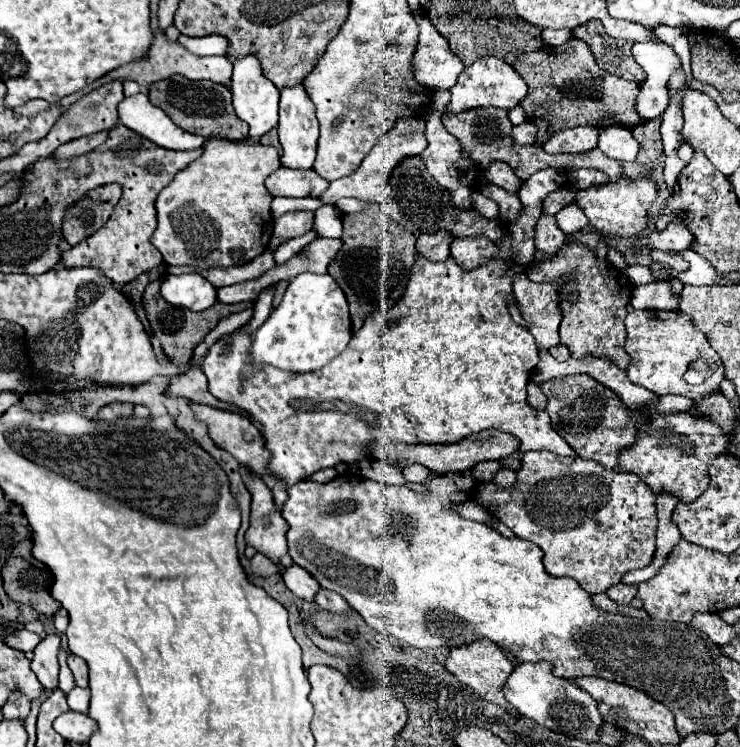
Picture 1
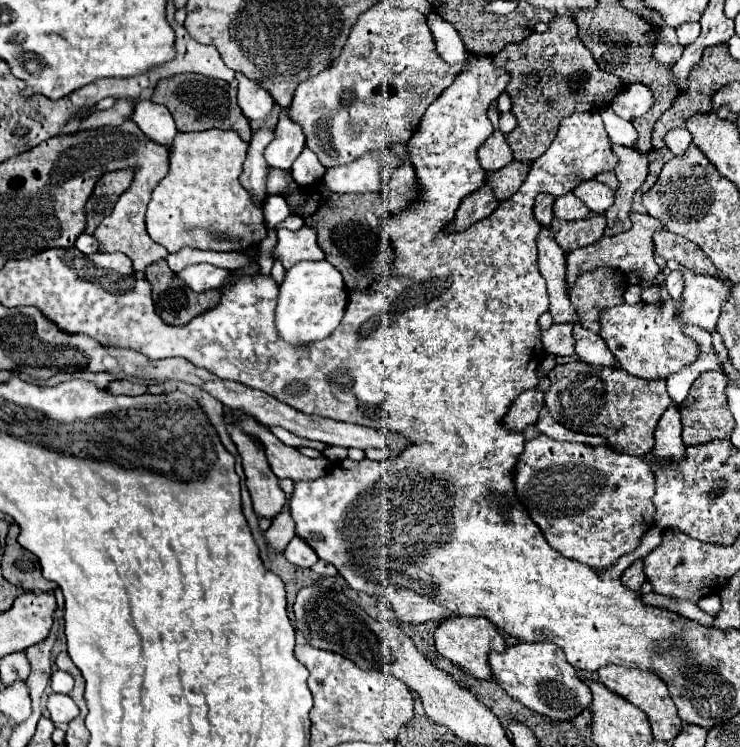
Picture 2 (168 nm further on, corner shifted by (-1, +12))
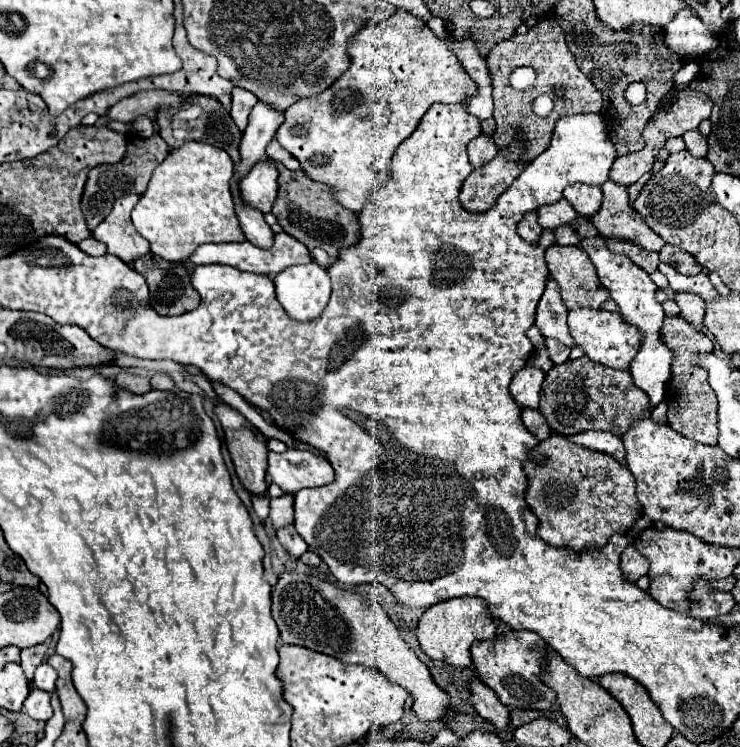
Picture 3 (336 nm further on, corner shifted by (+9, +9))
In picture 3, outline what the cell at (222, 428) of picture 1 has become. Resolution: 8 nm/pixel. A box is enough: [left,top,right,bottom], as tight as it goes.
[268,449,336,493]

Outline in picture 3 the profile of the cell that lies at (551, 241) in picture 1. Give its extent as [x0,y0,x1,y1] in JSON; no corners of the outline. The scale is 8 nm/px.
[534,279,574,347]

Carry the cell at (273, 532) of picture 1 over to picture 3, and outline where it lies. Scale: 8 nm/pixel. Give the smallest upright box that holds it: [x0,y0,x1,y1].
[216,403,268,495]

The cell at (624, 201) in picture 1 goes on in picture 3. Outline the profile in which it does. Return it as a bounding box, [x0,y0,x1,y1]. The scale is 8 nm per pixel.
[564,183,602,217]

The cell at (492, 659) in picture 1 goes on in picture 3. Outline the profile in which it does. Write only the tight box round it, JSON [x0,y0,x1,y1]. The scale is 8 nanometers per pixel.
[416,597,496,667]

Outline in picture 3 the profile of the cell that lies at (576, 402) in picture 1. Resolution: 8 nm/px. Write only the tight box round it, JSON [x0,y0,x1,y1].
[540,355,652,437]

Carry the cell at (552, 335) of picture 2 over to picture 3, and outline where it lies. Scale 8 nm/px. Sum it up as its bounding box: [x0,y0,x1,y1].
[544,339,570,365]

